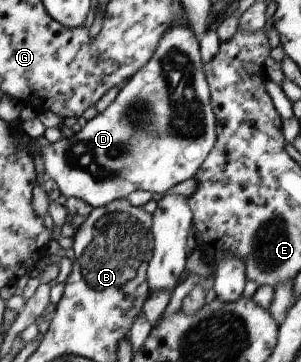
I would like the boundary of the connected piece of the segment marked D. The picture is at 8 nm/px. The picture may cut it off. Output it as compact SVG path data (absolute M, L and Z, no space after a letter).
M169 24L147 63L133 73L115 99L92 119L82 121L80 131L69 138L60 137L42 151L44 178L52 179L65 198L76 197L92 208L125 198L138 189L163 195L169 187L193 178L216 140L215 118L198 40L188 25Z

